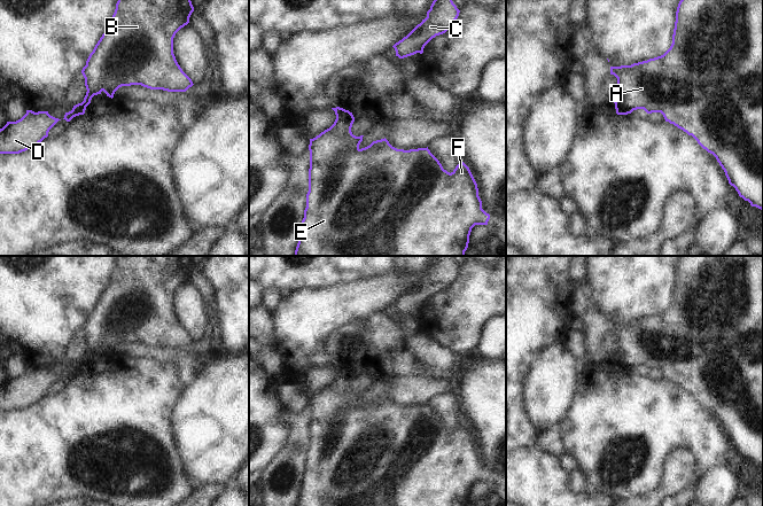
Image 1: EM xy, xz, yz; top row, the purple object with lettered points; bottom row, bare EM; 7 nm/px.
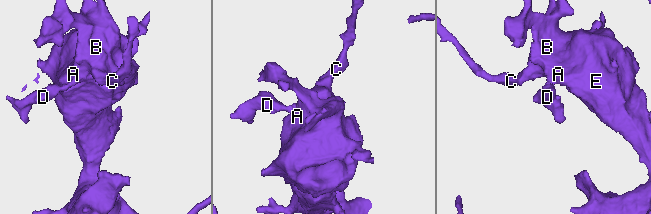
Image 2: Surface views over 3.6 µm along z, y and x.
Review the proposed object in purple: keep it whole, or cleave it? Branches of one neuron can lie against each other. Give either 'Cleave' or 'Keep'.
Cleave

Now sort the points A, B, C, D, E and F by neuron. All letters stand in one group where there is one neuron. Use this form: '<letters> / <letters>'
A B C E F / D

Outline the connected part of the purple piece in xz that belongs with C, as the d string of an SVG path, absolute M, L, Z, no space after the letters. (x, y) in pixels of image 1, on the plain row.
M435 256L427 268L427 274L392 303L396 313L404 316L416 310L422 311L425 303L433 295L445 290L451 285L459 270L452 256Z

